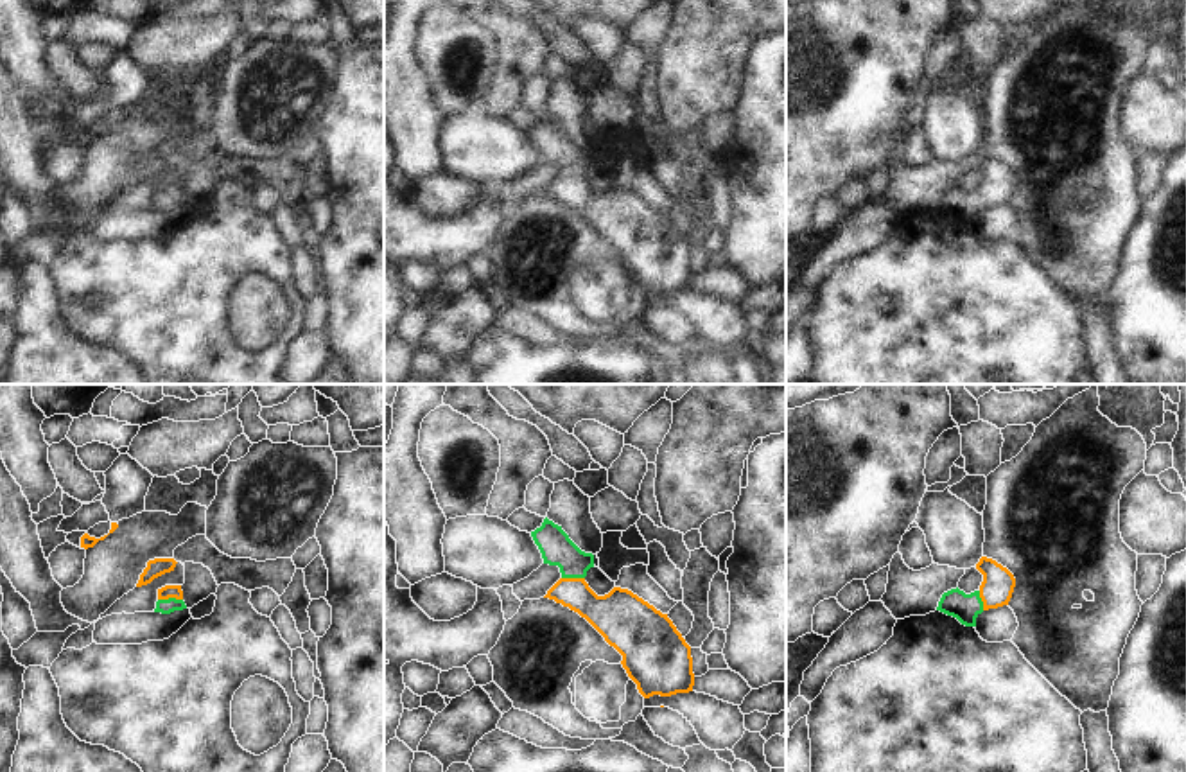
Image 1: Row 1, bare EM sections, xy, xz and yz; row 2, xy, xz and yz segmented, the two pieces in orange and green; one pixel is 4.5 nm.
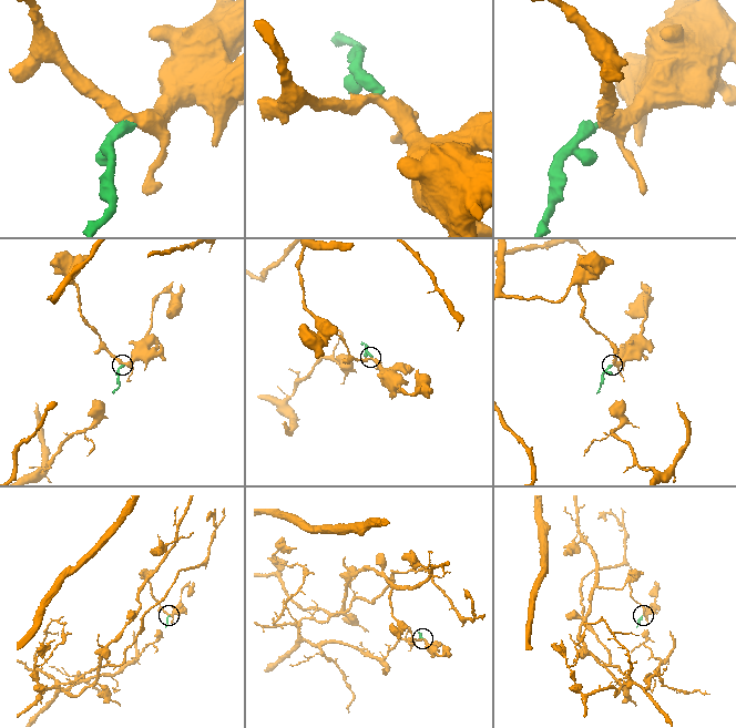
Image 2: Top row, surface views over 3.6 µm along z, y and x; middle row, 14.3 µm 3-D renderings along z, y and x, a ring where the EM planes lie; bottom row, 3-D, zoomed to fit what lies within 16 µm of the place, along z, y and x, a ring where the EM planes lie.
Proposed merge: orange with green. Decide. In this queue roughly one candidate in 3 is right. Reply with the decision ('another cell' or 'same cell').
same cell

